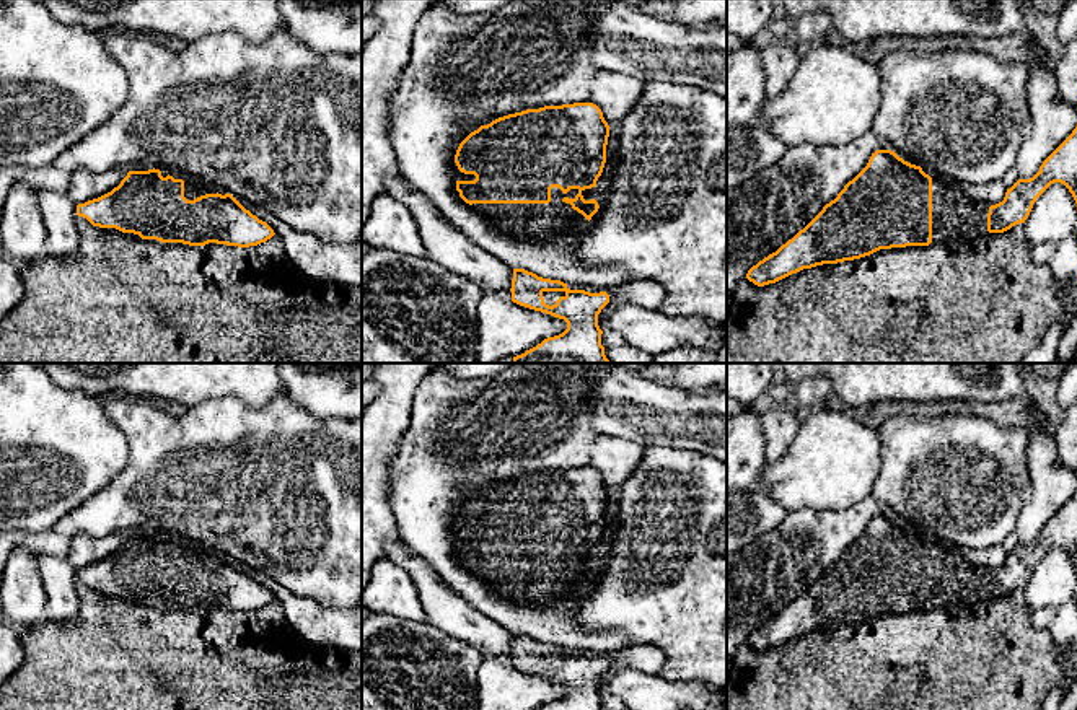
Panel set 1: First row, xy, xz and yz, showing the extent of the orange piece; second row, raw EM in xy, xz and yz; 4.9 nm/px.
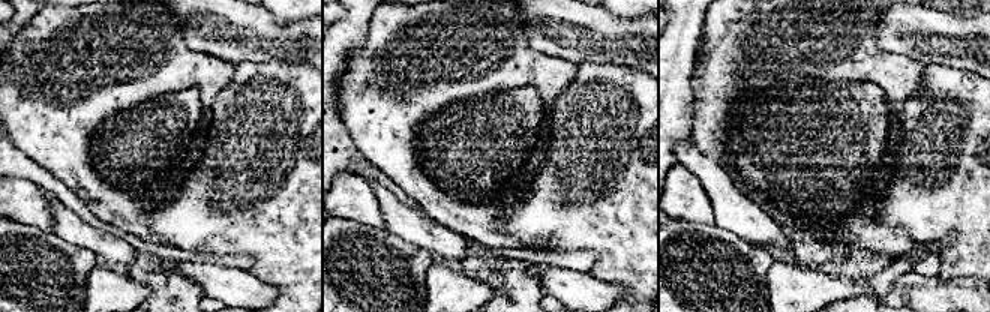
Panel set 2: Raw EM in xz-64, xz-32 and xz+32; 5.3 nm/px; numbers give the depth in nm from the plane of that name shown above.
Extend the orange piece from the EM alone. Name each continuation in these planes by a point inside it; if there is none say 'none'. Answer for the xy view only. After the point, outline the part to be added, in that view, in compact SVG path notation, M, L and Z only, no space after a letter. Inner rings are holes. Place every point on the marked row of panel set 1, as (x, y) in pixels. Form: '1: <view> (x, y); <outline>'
1: xy (194, 186); M160 169L161 176L166 178L168 174L173 176L174 179L182 179L184 181L184 197L187 200L194 200L200 195L205 194L217 194L218 192L218 186L200 179L197 176L192 176L186 171L179 171L179 169Z

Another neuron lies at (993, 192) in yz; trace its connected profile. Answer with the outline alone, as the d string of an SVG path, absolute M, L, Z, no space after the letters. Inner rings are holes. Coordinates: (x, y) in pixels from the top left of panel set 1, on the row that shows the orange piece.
M994 181L989 184L960 182L960 187L973 200L992 205L1002 202L1007 192L1007 187L1002 184L1002 181Z

